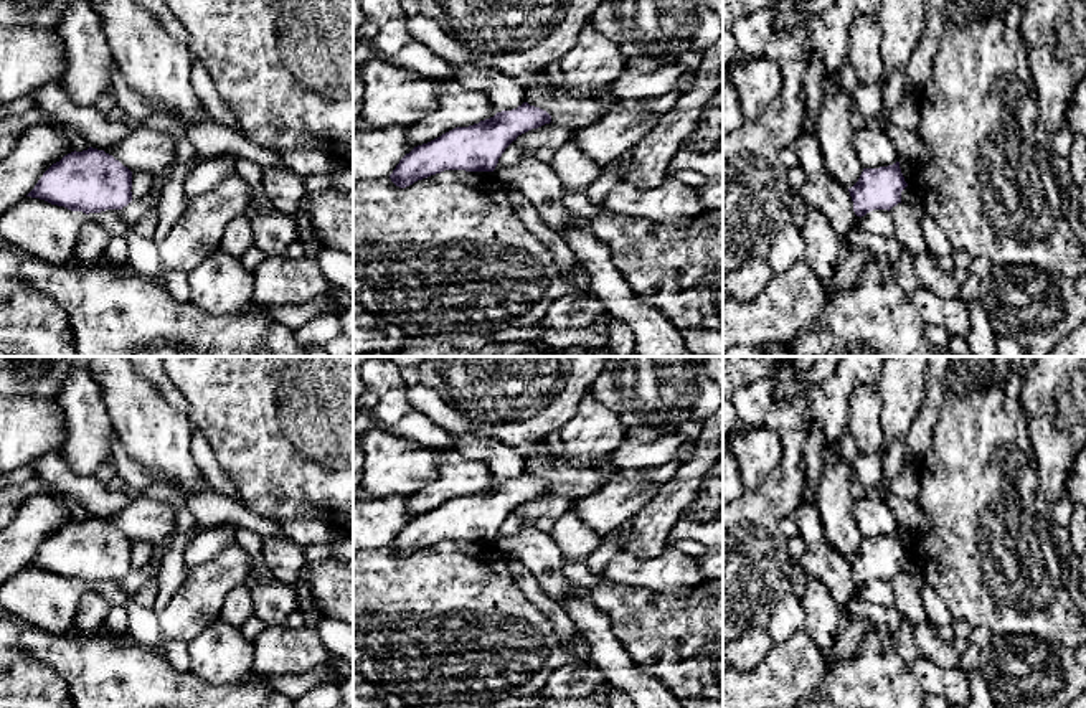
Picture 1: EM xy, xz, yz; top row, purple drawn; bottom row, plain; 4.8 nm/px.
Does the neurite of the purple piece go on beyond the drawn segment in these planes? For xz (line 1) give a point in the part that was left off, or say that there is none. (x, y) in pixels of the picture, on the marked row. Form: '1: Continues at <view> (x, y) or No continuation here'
1: No continuation here

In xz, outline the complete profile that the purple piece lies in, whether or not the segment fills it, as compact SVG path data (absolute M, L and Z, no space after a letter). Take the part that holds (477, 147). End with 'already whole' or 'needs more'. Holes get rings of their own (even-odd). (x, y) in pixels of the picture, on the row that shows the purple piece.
M528 102L469 127L456 127L414 147L393 173L391 182L406 188L444 170L493 172L505 149L518 135L551 122L551 116Z; already whole

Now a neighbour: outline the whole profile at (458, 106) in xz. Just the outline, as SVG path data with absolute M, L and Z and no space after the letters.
M456 79L439 83L436 101L437 106L432 111L409 125L408 140L413 147L427 144L456 127L469 127L497 114L484 92L465 89Z

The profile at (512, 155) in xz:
M513 140L507 149L505 152L502 153L502 157L498 158L498 163L493 170L498 172L502 168L508 168L508 167L513 167L517 163L520 163L522 160L525 158L525 153L523 150L520 149L520 145Z

